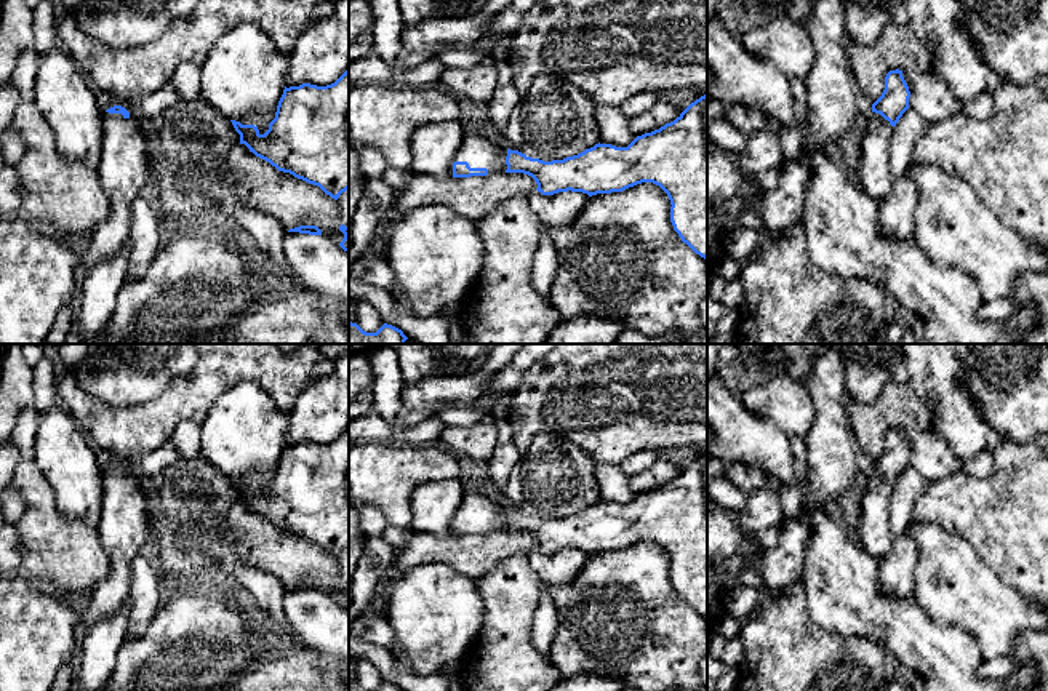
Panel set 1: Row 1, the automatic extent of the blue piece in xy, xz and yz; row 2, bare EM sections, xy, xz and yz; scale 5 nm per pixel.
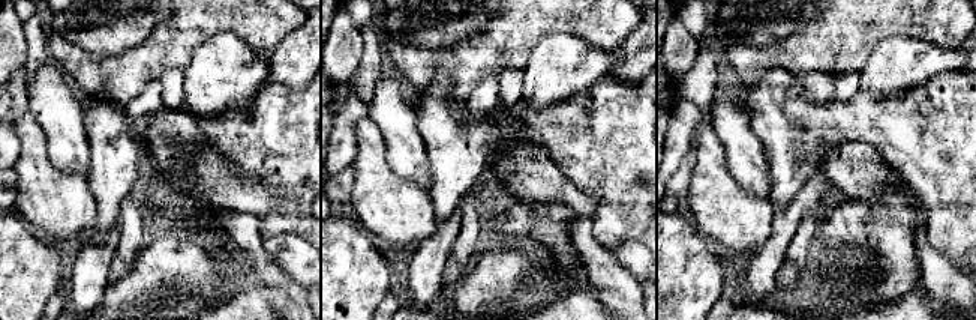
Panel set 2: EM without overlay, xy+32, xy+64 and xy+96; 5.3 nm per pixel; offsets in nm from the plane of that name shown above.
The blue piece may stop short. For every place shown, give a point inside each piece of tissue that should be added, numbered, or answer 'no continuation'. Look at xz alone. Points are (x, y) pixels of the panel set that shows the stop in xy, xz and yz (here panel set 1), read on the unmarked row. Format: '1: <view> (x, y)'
1: xz (480, 507)

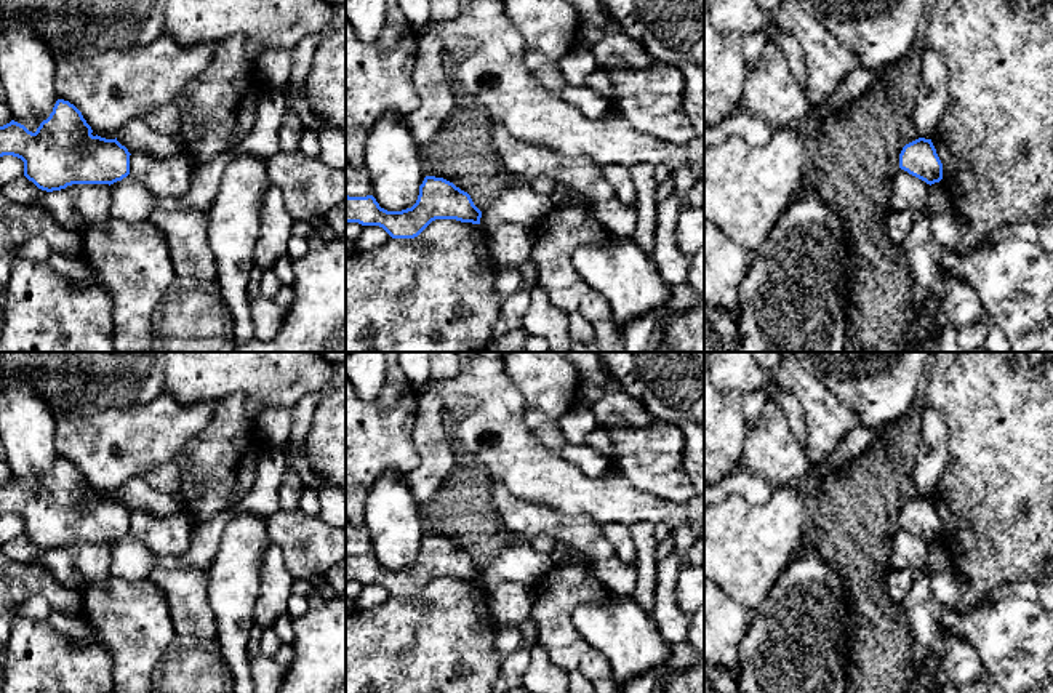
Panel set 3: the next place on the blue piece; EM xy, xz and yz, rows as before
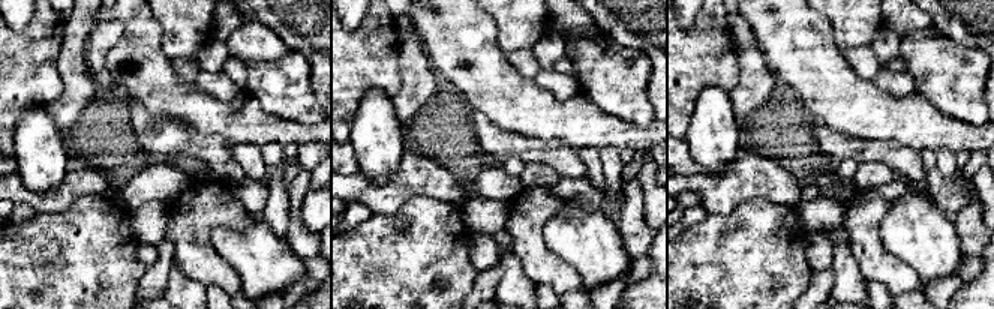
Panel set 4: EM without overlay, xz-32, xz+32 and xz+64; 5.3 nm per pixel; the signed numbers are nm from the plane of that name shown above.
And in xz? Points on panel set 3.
no continuation

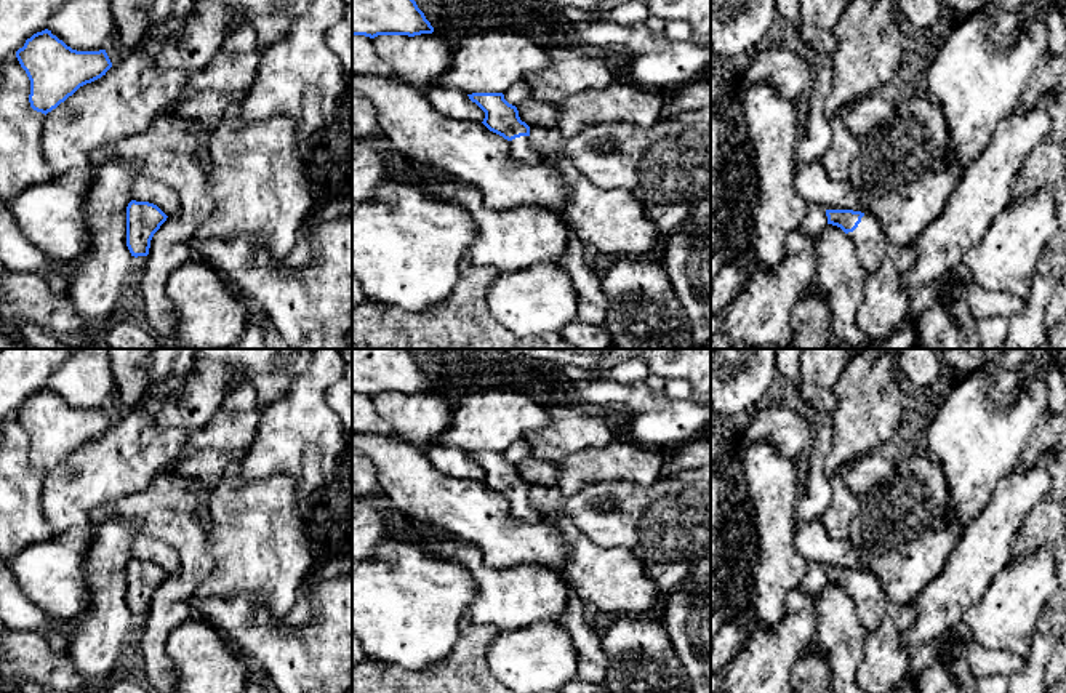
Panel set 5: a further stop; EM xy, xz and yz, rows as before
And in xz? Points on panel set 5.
1: xz (520, 506)

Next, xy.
no continuation

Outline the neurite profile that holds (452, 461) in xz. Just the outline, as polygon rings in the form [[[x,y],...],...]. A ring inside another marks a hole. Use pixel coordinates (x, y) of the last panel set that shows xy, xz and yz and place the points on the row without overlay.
[[[434,443],[426,450],[426,456],[439,472],[451,479],[480,482],[485,477],[485,471],[458,447]]]

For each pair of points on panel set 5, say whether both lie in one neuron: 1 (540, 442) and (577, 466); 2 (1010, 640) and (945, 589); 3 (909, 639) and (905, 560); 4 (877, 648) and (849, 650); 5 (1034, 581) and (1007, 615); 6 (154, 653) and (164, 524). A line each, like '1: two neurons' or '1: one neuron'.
1: two neurons
2: two neurons
3: two neurons
4: two neurons
5: one neuron
6: one neuron

